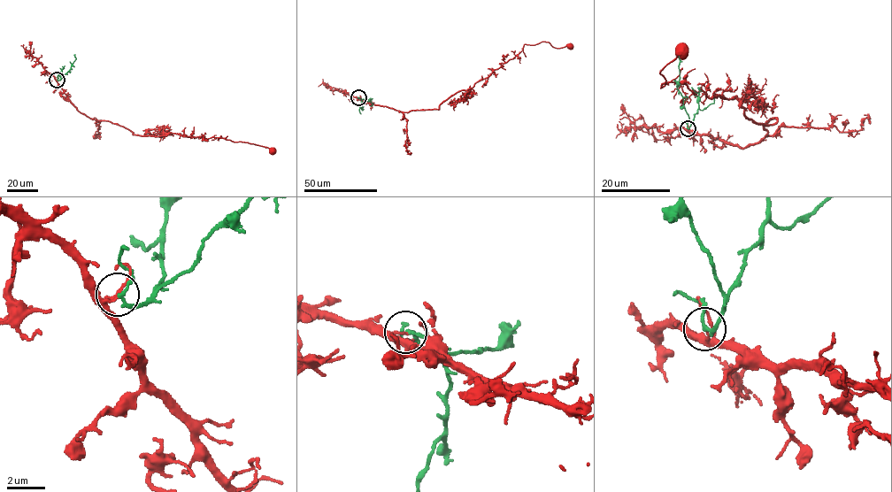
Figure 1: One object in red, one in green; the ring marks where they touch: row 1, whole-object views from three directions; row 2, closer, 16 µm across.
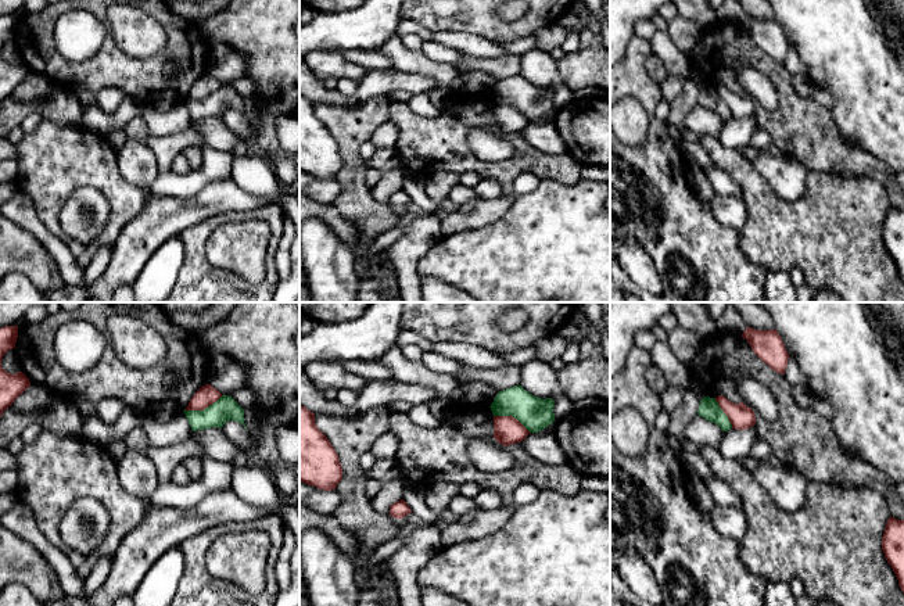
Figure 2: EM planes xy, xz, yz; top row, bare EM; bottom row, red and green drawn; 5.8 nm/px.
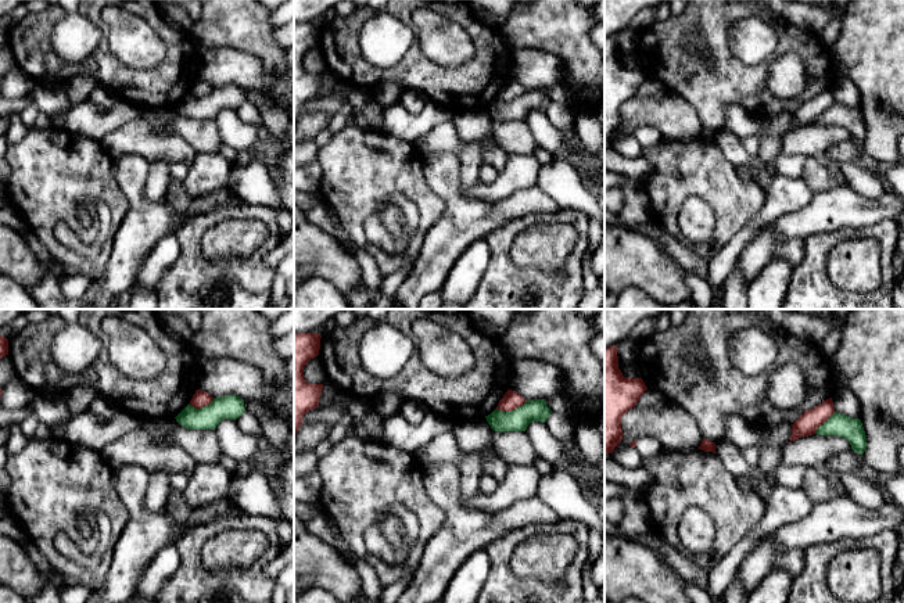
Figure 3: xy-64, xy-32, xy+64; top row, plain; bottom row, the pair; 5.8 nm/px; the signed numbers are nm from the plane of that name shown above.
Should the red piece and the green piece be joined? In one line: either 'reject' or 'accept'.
reject

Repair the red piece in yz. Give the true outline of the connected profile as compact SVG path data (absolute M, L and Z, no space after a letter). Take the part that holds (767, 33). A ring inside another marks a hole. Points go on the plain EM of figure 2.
M746 17L742 24L747 29L754 43L776 62L785 64L789 43L775 18L756 19Z

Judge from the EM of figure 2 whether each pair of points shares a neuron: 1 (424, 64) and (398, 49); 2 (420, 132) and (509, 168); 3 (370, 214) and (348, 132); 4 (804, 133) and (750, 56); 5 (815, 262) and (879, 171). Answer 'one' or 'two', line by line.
1: one
2: one
3: one
4: one
5: two

